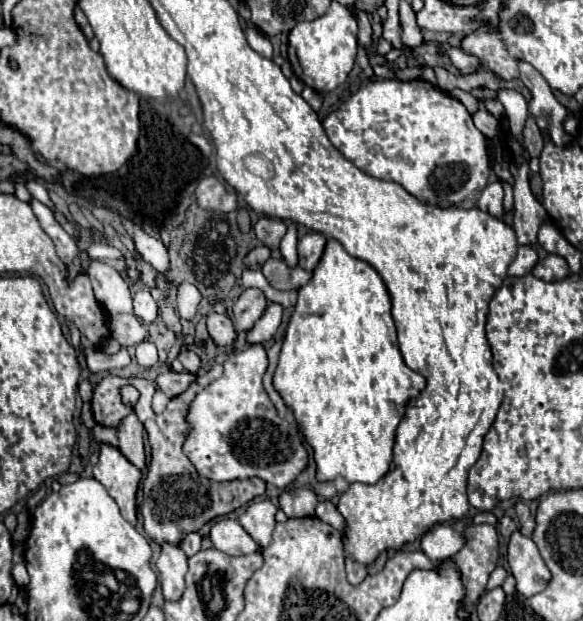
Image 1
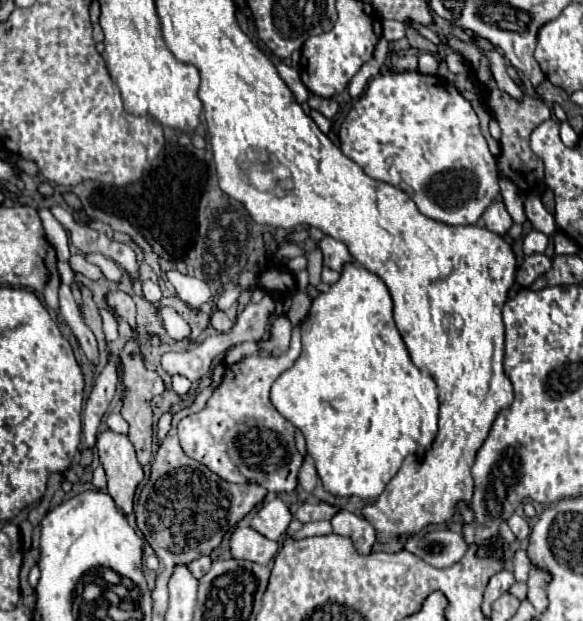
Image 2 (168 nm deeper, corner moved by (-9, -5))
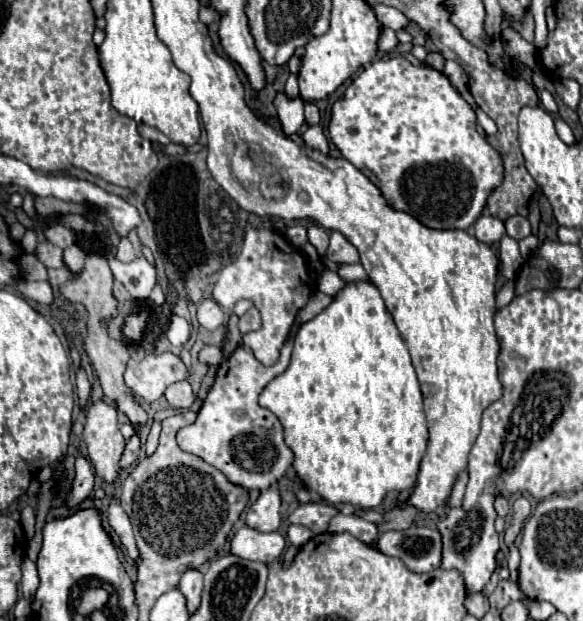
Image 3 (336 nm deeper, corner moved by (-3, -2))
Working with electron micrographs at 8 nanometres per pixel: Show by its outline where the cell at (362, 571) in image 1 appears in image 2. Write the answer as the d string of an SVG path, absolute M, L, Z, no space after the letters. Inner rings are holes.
M340 510L332 518L332 526L336 534L350 536L360 554L368 554L372 550L372 544L376 542L374 526L366 518L360 518L348 510Z

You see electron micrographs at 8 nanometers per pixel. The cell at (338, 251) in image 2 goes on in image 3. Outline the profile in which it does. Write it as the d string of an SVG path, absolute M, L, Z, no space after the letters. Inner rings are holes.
M338 231L330 233L330 245L326 251L326 257L338 265L342 263L358 263L358 251L356 247Z

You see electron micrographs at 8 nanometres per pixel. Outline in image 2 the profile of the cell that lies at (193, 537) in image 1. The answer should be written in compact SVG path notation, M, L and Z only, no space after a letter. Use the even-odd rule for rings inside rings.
M200 556L198 560L194 560L194 562L190 562L190 564L188 564L188 570L192 572L192 576L194 576L194 578L198 578L198 580L200 580L200 578L210 570L210 564L212 564L212 562L210 562L210 558L208 558L208 556Z

